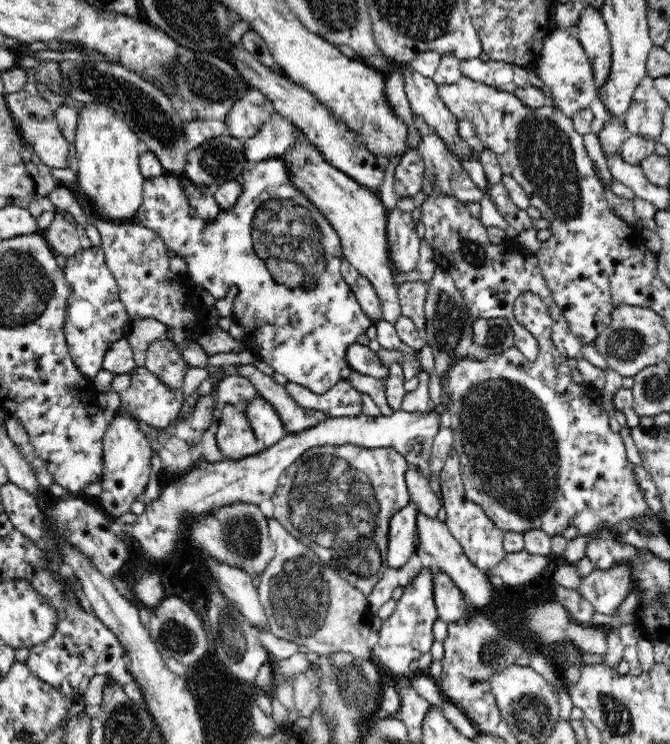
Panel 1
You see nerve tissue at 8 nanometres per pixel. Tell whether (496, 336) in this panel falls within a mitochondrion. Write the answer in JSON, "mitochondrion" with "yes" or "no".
{"mitochondrion":"yes"}

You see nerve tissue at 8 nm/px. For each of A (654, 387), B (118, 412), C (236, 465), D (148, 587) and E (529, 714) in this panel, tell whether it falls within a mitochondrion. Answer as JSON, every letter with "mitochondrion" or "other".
{"A":"mitochondrion","B":"other","C":"other","D":"other","E":"mitochondrion"}

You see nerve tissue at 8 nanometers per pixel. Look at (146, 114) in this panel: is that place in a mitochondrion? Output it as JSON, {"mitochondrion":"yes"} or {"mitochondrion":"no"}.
{"mitochondrion":"yes"}

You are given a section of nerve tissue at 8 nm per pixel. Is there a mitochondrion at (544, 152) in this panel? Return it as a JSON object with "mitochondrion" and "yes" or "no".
{"mitochondrion":"yes"}

